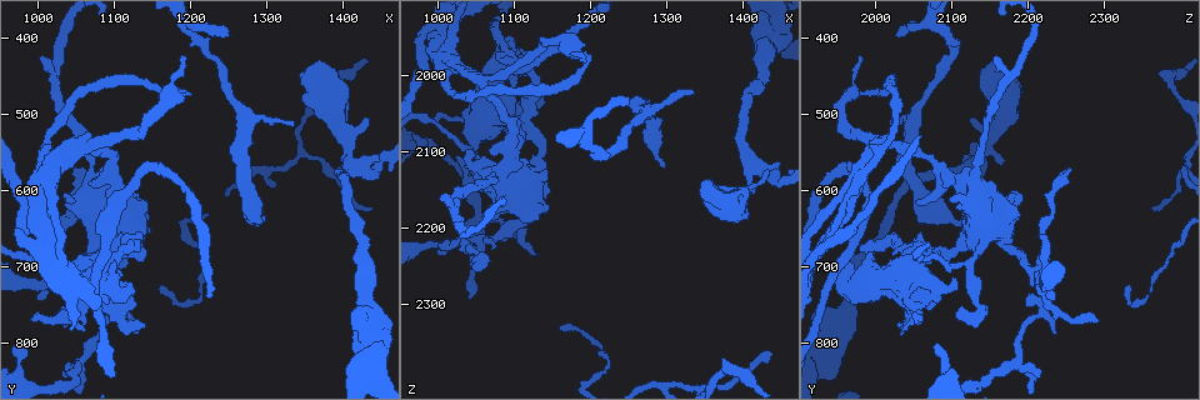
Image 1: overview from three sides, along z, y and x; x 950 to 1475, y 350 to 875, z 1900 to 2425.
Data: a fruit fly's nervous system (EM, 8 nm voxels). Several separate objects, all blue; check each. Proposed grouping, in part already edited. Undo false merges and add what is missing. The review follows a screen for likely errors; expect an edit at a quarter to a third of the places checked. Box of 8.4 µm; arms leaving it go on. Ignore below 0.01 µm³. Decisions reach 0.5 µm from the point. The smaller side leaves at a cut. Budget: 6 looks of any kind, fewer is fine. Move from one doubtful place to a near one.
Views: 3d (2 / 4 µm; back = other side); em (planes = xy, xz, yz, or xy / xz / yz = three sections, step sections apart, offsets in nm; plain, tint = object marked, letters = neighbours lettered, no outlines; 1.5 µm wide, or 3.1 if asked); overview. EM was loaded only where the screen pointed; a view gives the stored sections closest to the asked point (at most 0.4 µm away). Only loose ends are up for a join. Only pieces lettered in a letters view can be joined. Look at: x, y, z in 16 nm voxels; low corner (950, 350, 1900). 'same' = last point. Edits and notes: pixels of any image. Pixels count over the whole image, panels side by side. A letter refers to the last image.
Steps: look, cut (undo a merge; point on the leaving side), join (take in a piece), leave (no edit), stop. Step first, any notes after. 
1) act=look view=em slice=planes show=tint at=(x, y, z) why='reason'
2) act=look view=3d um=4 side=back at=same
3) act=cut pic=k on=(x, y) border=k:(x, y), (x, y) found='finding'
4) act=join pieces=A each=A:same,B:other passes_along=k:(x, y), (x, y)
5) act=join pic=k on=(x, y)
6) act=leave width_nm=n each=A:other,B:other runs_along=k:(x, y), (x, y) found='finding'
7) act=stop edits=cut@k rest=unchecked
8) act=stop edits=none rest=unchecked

act=look view=3d um=4 side=back at=(1410, 560, 2130) why='a fork'

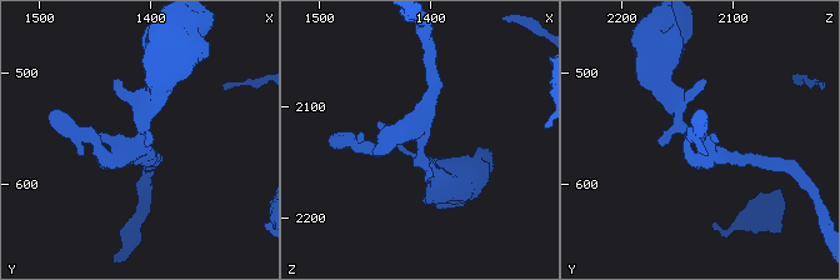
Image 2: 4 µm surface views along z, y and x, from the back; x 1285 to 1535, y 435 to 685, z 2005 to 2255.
act=look view=em slice=planes show=letters at=(1412, 564, 2128) why='need the tissue'

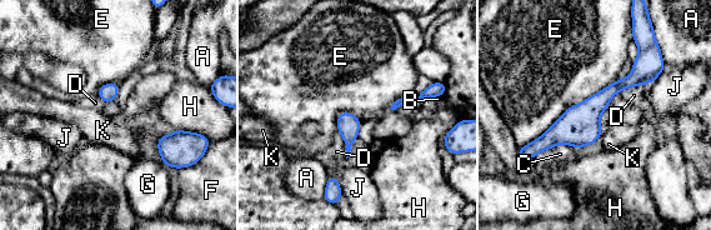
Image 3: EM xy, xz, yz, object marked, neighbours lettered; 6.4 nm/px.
act=leave width_nm=70 each=A:other,B:other,C:other,D:other,E:other,F:other,G:other,H:other,J:other,K:other runs_along=3:(645, 56), (627, 83), (532, 150) found='one neuron here'

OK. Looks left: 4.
act=look view=3d um=4 at=(1360, 435, 2145) why='branch stops here'

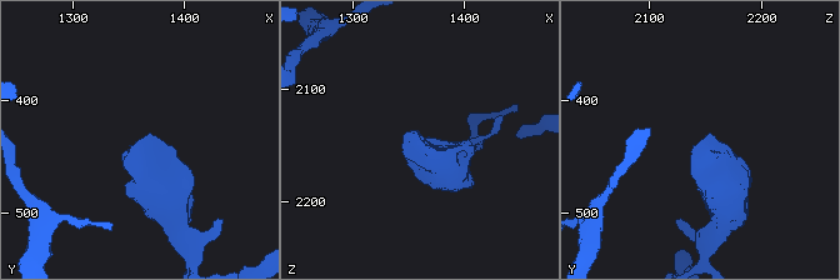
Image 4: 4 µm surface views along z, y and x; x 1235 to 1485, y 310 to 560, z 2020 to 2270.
act=look view=em slice=planes show=letters at=(1362, 438, 2146) why='shape alone is not enough'

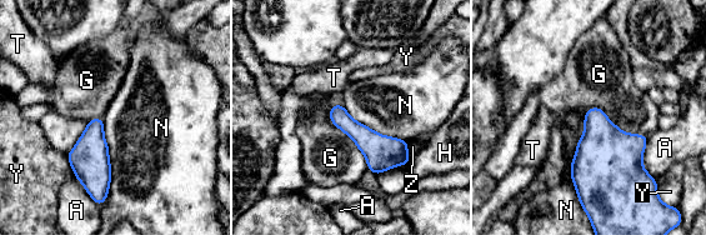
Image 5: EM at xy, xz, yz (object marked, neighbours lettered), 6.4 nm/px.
act=leave longest_contact=N:600nm each=A:other,G:other,H:other,N:other,T:other,Y:other,Z:other found='no lettered piece goes on from it'

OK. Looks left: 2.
act=look view=em slice=planes show=letters at=(1335, 515, 2020) why='an open end'

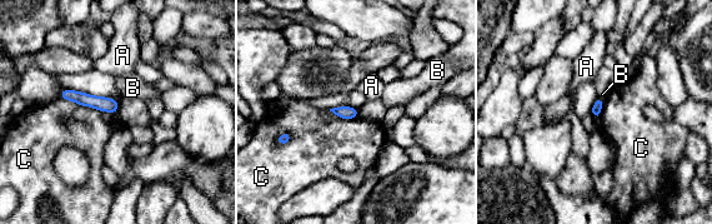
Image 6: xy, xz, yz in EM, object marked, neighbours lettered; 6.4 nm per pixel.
act=leave each=A:other,B:other,C:other runs_along=6:(63, 94), (115, 105) found='no lettered piece goes on from it'

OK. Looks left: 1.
act=stop edits=none rest=unchecked

